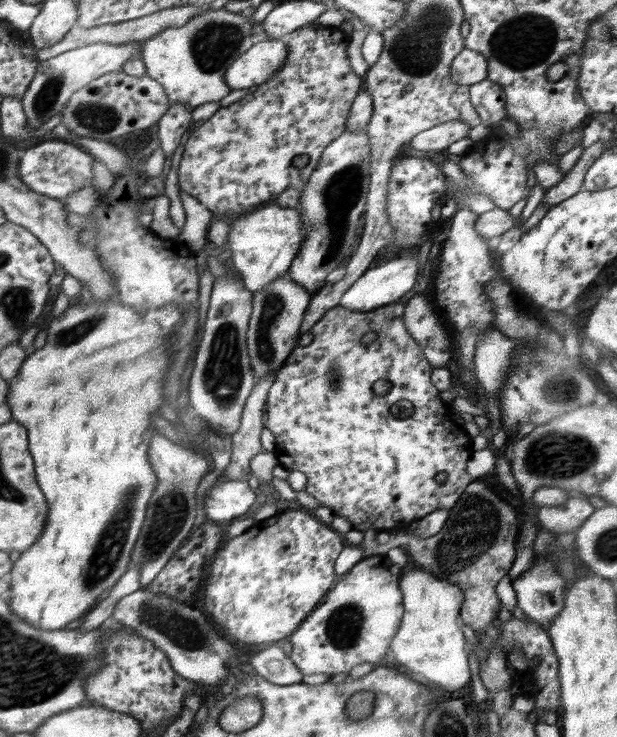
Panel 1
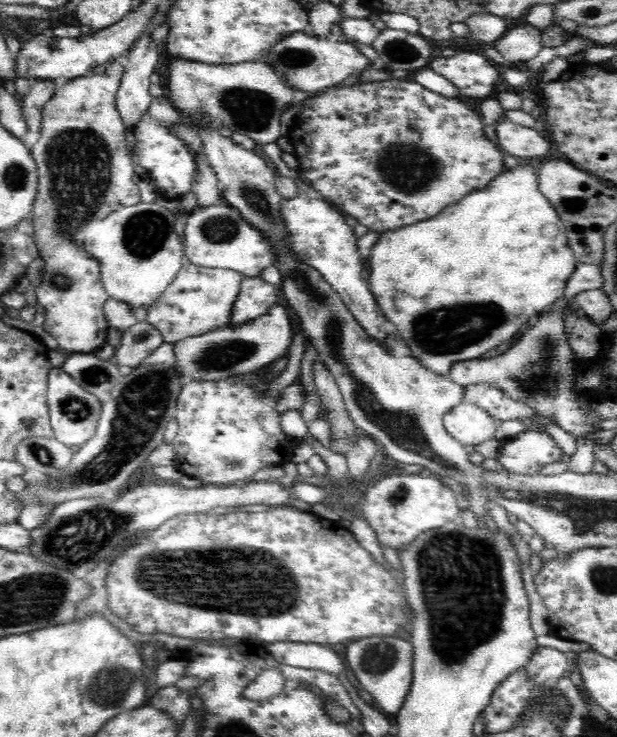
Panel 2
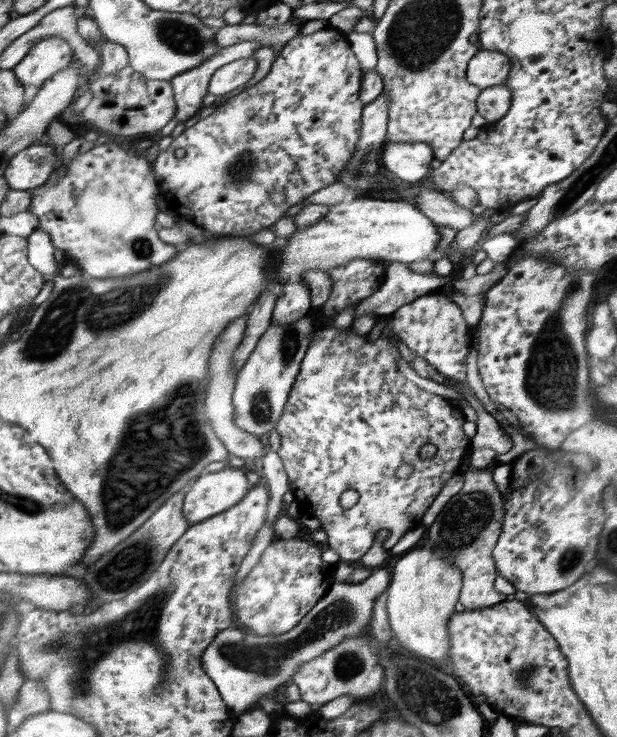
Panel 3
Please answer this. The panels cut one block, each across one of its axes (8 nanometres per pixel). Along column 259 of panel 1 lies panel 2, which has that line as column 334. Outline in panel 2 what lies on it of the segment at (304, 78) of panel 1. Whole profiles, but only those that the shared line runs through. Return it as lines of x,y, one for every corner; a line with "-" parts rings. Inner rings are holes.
390,78
378,82
356,82
352,80
345,84
333,85
306,98
296,118
297,120
293,122
285,136
294,143
293,155
300,162
298,172
304,176
306,184
314,189
314,192
318,192
319,198
336,208
343,216
356,218
362,226
367,226
370,231
379,234
440,215
448,205
458,203
464,196
479,189
482,191
491,184
491,181
507,172
507,167
504,165
506,152
499,148
497,143
486,137
481,116
457,98
448,98
437,92
432,92
416,81

